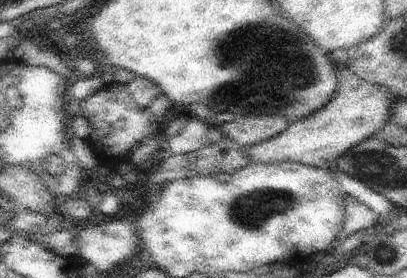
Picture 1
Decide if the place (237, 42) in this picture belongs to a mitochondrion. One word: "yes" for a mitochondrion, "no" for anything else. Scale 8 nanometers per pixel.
no

